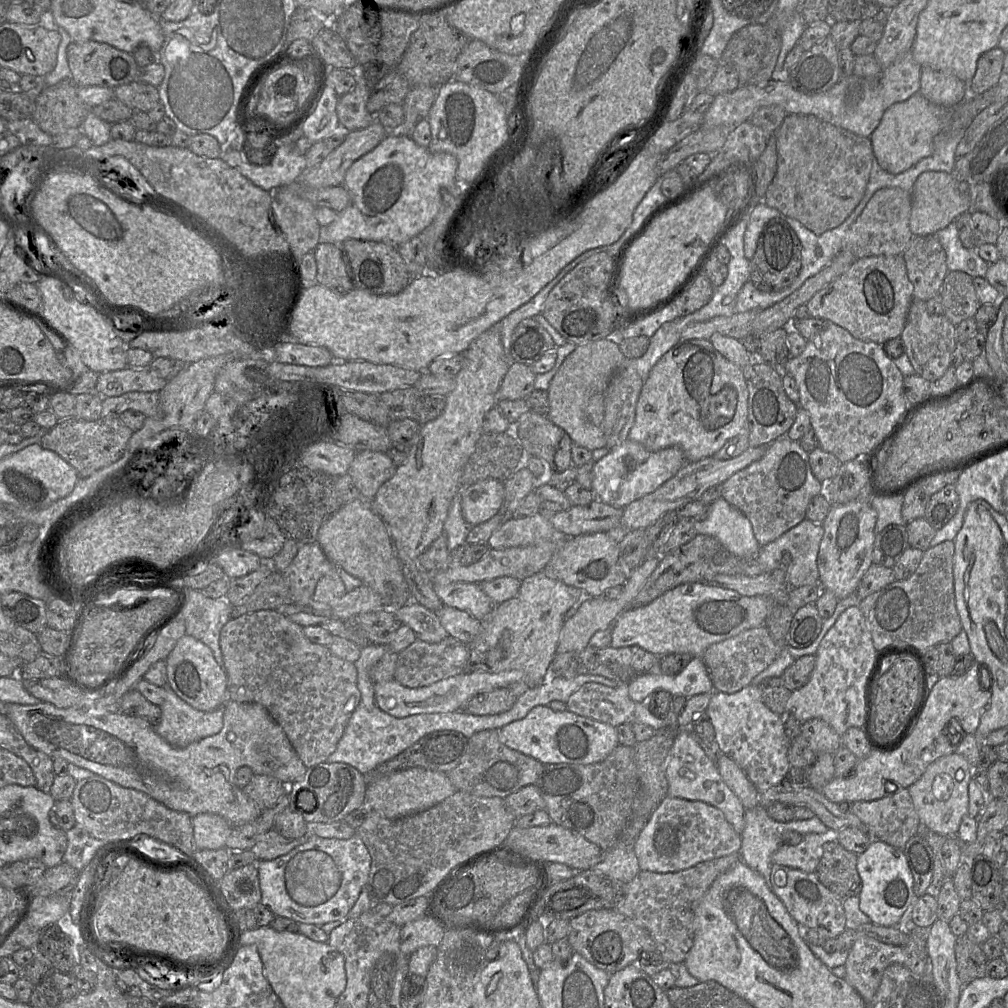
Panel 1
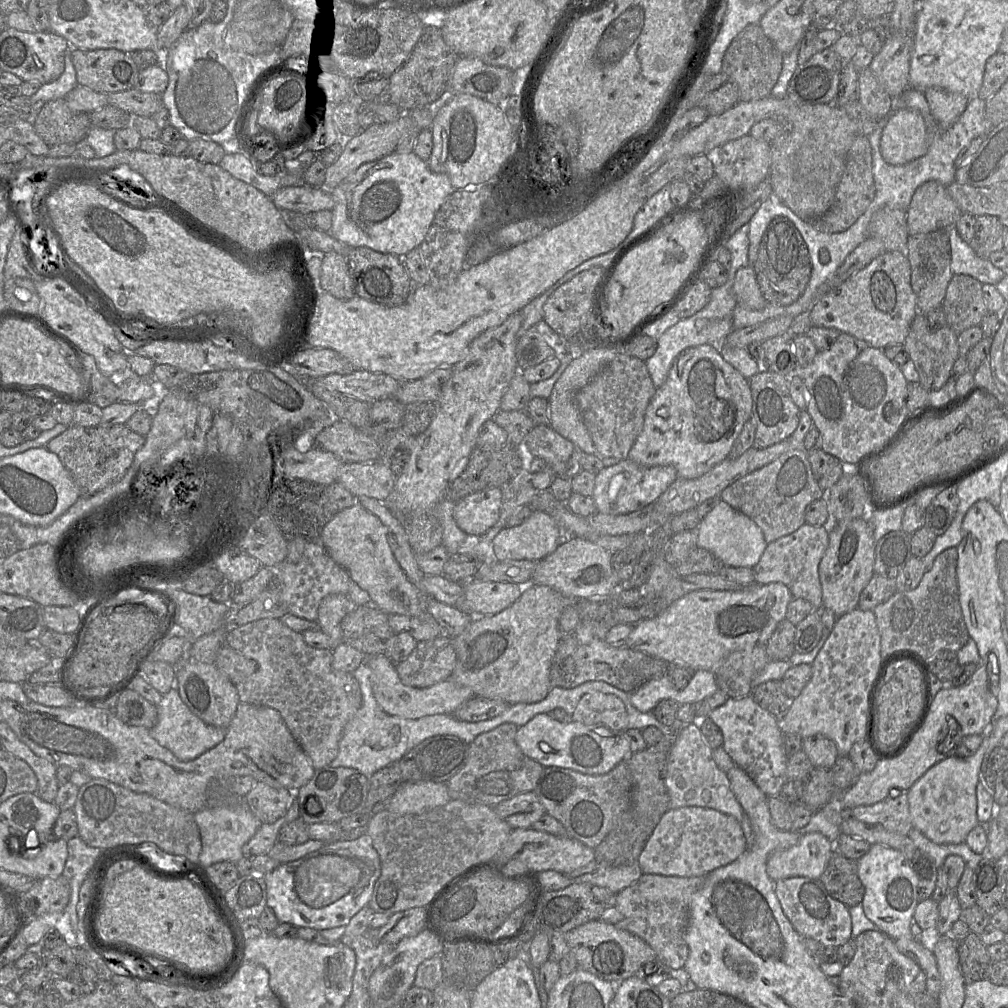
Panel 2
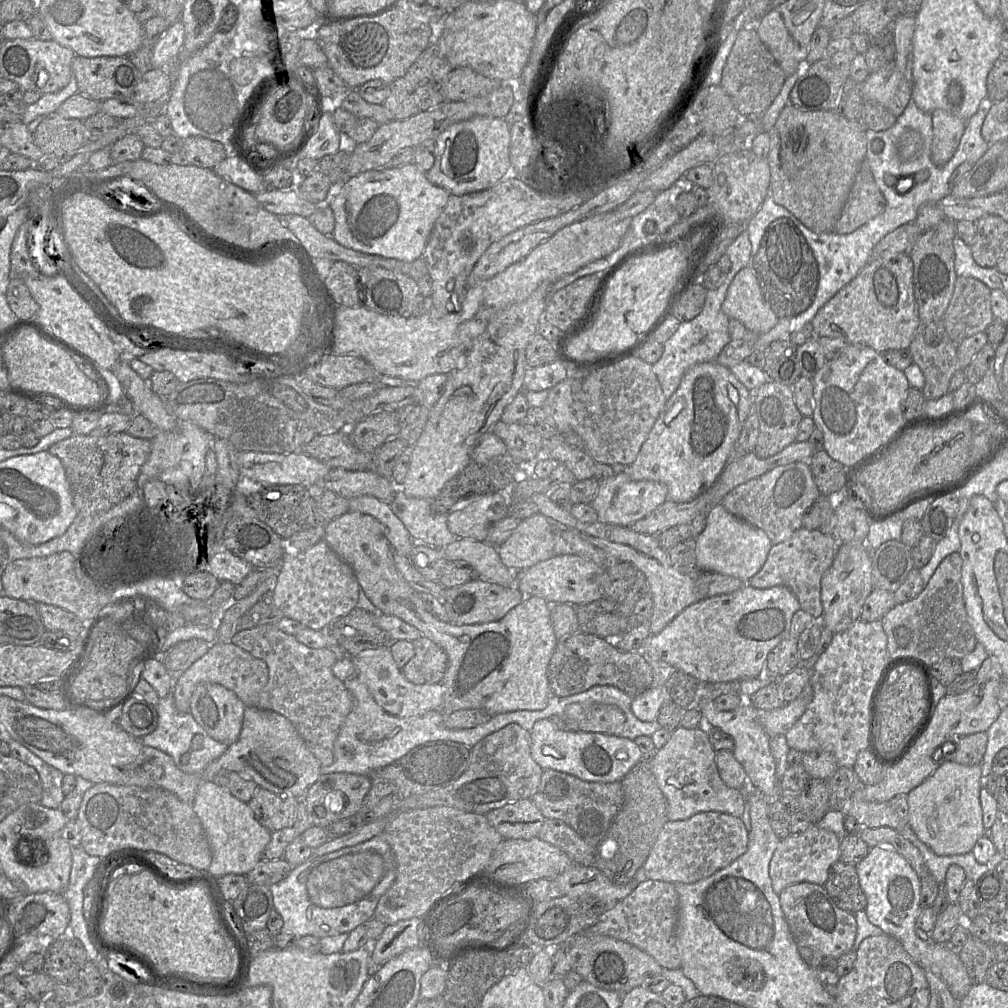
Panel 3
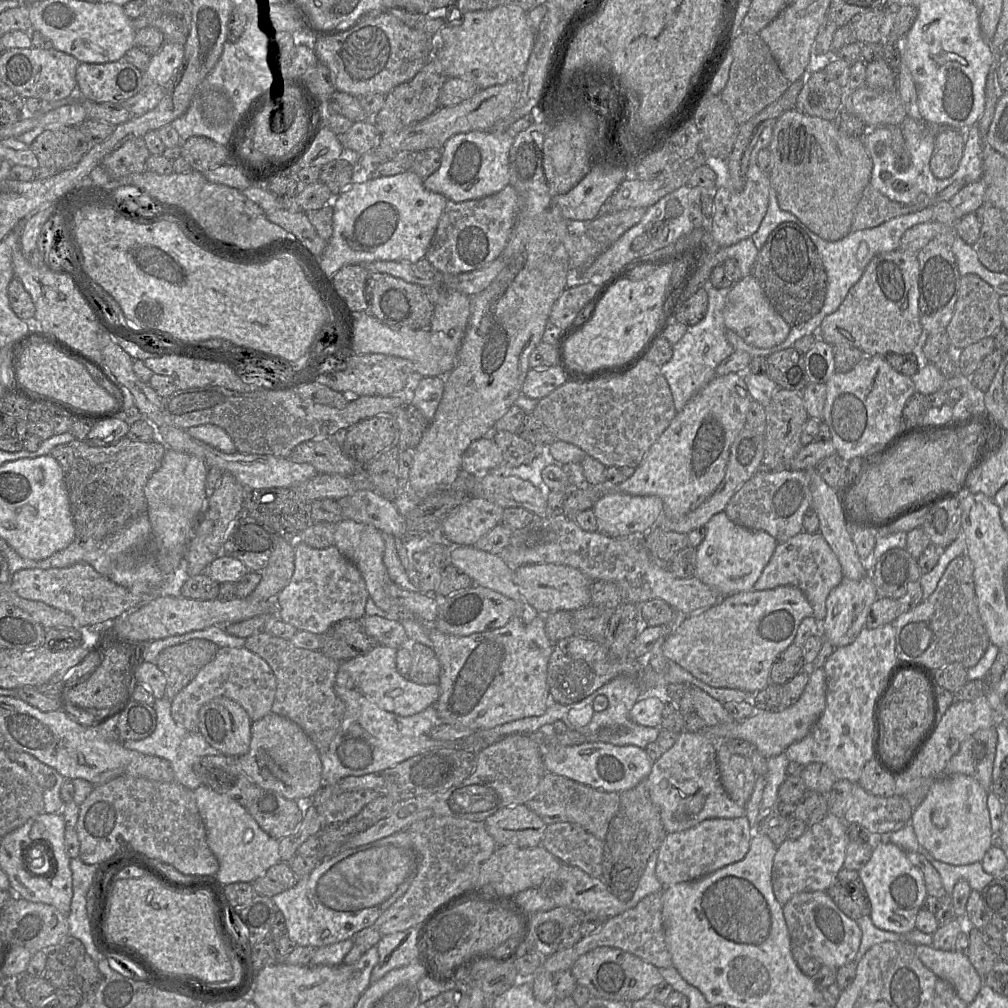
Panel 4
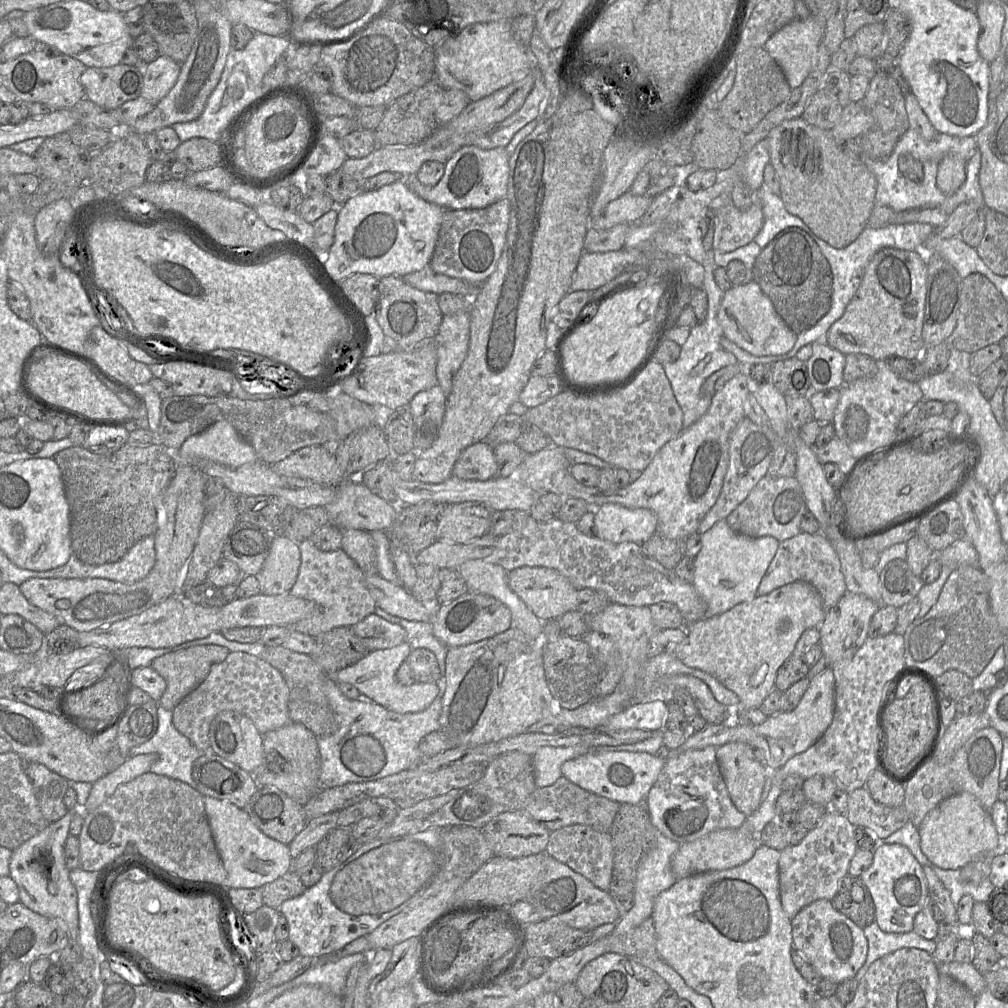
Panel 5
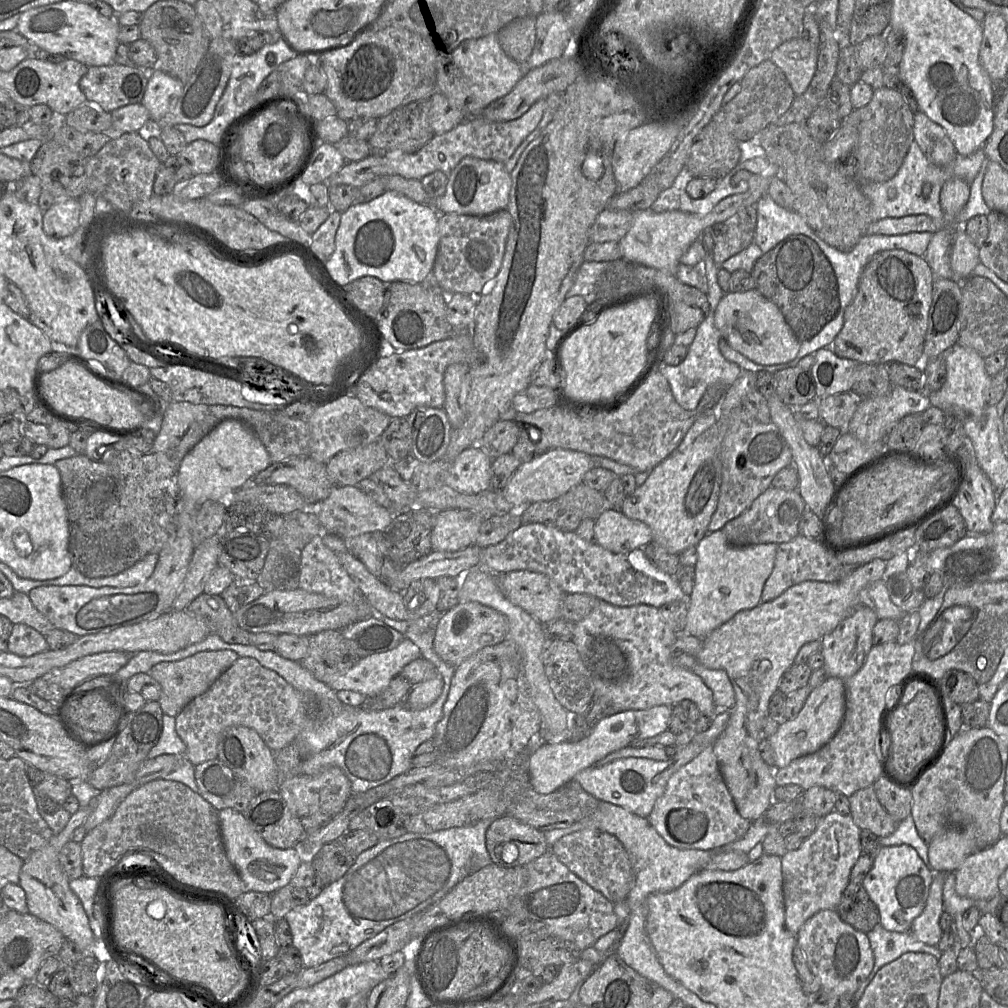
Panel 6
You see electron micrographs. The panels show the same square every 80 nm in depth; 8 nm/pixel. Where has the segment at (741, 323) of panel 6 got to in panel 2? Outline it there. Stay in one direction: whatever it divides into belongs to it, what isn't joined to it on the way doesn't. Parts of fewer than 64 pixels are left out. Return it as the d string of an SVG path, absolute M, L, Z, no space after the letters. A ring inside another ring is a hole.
M752 266L743 267L737 271L733 293L737 303L753 310L761 310L768 304L759 288Z

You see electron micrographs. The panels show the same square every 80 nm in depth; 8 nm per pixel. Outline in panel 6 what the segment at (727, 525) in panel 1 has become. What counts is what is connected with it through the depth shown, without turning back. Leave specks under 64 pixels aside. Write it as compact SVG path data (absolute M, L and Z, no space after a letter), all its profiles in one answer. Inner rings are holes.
M718 530L707 533L696 548L694 585L688 597L688 614L683 631L703 640L737 612L762 603L761 593L774 565L777 544L734 546L727 541L724 532Z

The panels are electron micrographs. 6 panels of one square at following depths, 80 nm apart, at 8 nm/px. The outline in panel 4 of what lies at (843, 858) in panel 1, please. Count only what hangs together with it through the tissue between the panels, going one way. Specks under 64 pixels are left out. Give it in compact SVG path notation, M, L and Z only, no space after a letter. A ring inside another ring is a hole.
M842 868L826 893L835 905L854 921L870 916L871 902L858 871Z

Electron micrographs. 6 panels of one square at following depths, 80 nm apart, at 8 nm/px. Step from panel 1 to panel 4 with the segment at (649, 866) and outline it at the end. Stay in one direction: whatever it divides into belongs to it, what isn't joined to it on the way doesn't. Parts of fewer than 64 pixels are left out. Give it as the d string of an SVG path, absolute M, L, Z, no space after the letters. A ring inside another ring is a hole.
M745 816L707 819L687 830L667 833L658 849L656 877L663 887L698 880L742 860L749 851L750 842L751 827Z

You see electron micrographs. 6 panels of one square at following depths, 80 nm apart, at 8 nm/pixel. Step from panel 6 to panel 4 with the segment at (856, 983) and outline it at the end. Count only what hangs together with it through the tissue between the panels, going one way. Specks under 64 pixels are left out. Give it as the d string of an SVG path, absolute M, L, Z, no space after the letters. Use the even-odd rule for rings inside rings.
M826 892L796 894L783 906L783 913L792 945L802 949L821 965L838 969L855 959L861 944L861 929L856 921L835 905Z

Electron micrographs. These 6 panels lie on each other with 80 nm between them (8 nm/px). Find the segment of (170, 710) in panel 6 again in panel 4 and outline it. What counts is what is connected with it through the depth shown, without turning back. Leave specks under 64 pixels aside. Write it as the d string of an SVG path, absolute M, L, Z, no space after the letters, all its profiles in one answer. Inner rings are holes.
M192 639L164 649L156 659L167 685L165 697L172 700L216 656L219 646L205 639Z

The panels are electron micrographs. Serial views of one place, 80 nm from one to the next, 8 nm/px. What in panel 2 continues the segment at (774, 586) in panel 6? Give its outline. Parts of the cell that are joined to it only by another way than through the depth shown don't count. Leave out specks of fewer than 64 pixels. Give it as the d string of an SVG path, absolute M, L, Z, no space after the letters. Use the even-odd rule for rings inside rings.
M804 523L793 533L771 542L765 548L759 562L753 568L756 584L783 583L794 598L808 601L819 611L823 606L819 564L829 545L829 527L815 527Z

